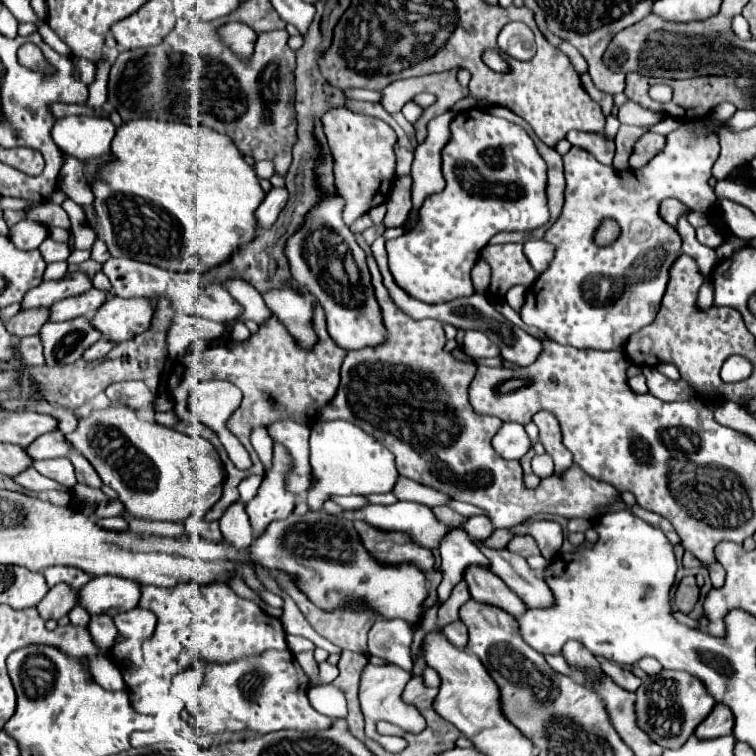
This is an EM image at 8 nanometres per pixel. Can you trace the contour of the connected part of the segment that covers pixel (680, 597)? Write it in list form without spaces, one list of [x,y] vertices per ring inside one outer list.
[[[685,577],[677,587],[675,605],[679,607],[681,613],[691,613],[691,609],[695,607],[697,601],[699,601],[699,585],[697,585],[695,577]]]

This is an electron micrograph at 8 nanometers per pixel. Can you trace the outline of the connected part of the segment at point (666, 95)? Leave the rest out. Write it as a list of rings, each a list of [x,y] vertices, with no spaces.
[[[653,85],[649,93],[655,101],[661,101],[661,103],[671,101],[671,87],[669,85]]]

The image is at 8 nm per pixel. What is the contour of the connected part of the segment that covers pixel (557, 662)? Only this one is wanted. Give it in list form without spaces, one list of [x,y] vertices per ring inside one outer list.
[[[547,655],[547,663],[549,663],[555,671],[559,671],[559,673],[563,673],[563,675],[567,675],[567,677],[573,677],[573,679],[577,679],[577,677],[579,677],[579,673],[571,671],[571,667],[565,663],[565,659],[563,659],[563,657]]]

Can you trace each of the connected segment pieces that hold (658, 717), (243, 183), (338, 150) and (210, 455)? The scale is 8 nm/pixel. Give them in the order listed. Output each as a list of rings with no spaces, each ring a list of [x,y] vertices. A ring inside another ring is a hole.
[[[663,669],[653,677],[645,677],[637,689],[637,725],[661,747],[677,749],[695,731],[695,727],[711,713],[715,699],[705,691],[701,679],[685,673]]]
[[[139,119],[139,121],[123,123],[123,127],[119,129],[119,135],[113,139],[111,151],[117,155],[117,163],[111,163],[111,165],[103,167],[103,171],[99,175],[99,181],[93,185],[95,213],[97,213],[95,229],[101,235],[101,239],[107,243],[107,249],[109,249],[111,257],[127,257],[127,259],[151,263],[155,267],[161,267],[161,269],[167,269],[167,271],[177,271],[177,273],[185,273],[185,271],[207,273],[213,267],[229,261],[233,257],[233,253],[241,245],[251,243],[257,237],[255,211],[261,205],[261,201],[265,199],[265,191],[261,189],[253,167],[243,161],[239,149],[233,145],[233,141],[227,135],[221,135],[217,131],[211,131],[209,127],[199,127],[199,125],[193,127],[193,125],[185,125],[185,123],[169,123],[169,121],[157,121],[157,119]]]
[[[331,109],[323,115],[325,137],[333,157],[335,189],[345,201],[343,221],[351,225],[357,217],[365,215],[371,207],[385,203],[391,191],[395,175],[395,153],[393,145],[397,141],[395,131],[381,119],[365,117],[347,109]]]
[[[111,405],[103,411],[93,411],[89,417],[79,419],[79,427],[67,435],[73,449],[81,451],[95,467],[101,481],[117,491],[131,515],[151,521],[181,523],[191,515],[203,517],[223,495],[223,465],[215,447],[203,437],[189,437],[175,429],[163,427],[155,421],[141,421],[133,409],[123,405]]]

